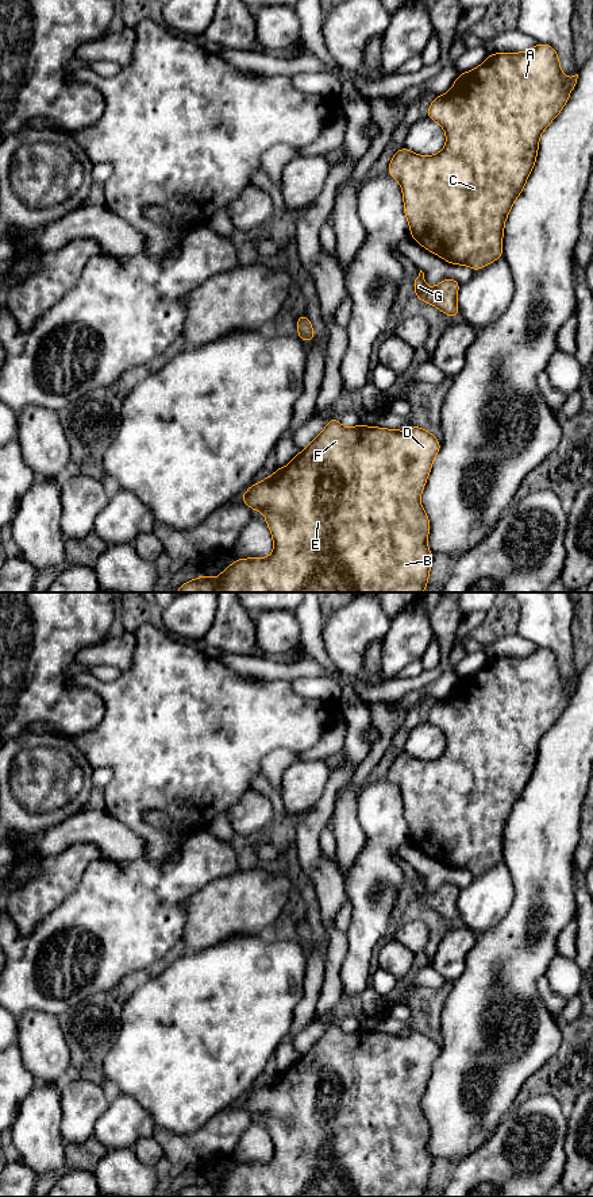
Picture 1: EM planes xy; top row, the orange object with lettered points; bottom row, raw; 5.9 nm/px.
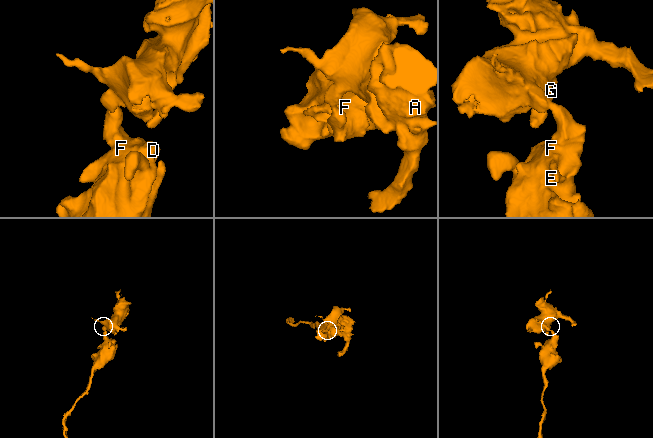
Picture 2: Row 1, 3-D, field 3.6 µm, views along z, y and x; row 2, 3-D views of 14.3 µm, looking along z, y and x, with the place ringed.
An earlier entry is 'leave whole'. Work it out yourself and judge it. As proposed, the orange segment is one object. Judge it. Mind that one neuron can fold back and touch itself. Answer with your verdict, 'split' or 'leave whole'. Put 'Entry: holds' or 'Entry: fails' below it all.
leave whole
Entry: holds

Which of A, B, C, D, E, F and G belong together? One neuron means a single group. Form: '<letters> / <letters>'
A B C D E F G

